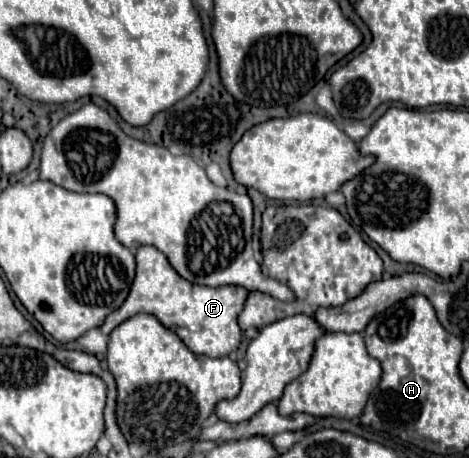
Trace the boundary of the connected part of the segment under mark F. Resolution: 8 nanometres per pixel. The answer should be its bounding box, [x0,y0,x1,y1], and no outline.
[98,246,248,358]

